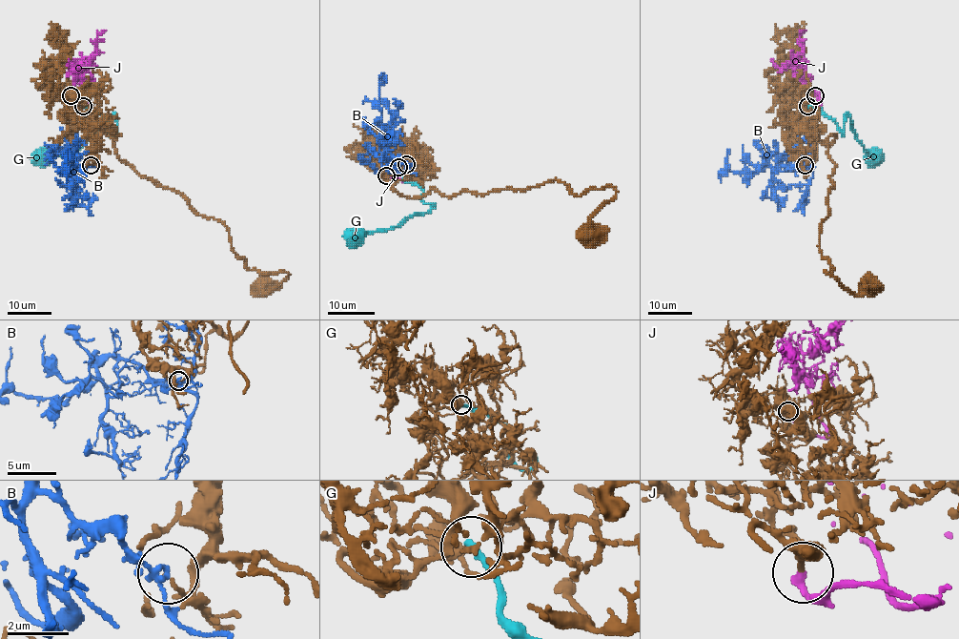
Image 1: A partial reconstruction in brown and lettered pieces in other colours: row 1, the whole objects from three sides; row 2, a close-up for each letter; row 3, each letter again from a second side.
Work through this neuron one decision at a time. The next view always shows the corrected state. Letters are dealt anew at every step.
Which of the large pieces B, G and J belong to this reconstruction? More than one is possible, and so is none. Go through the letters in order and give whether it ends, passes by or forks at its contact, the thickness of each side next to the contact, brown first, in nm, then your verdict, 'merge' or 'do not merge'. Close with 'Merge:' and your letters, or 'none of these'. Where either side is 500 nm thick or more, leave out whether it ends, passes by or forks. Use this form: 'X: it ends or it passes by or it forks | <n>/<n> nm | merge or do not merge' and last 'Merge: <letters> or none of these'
B: it forks | 110/140 nm | do not merge
G: it ends | 120/280 nm | do not merge
J: it ends | 170/260 nm | merge
Merge: J

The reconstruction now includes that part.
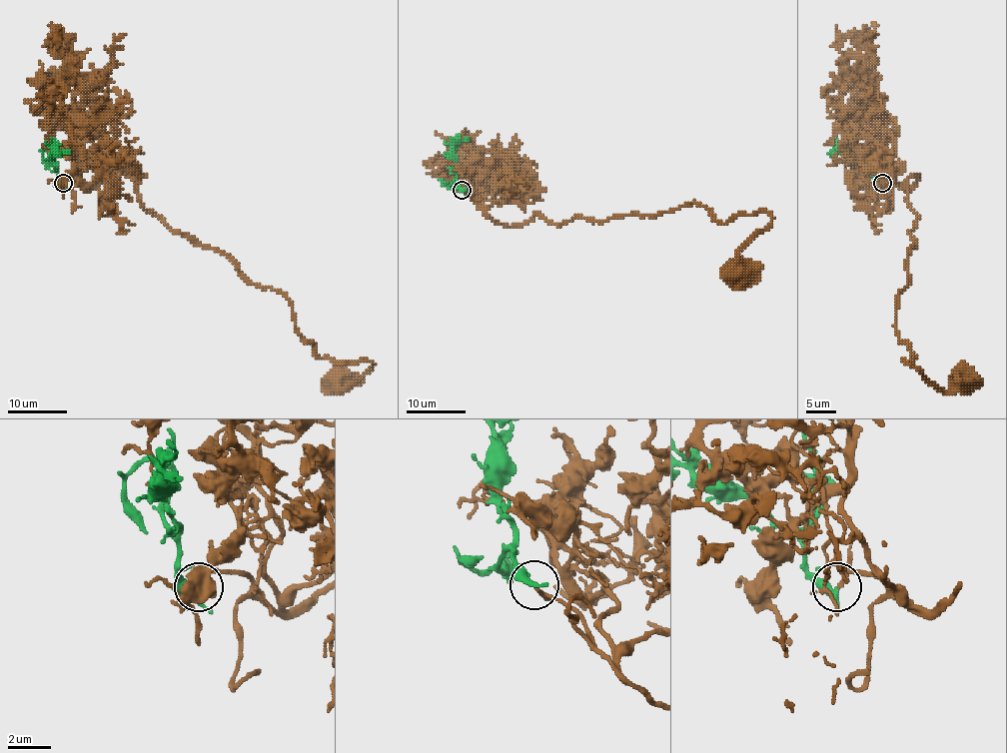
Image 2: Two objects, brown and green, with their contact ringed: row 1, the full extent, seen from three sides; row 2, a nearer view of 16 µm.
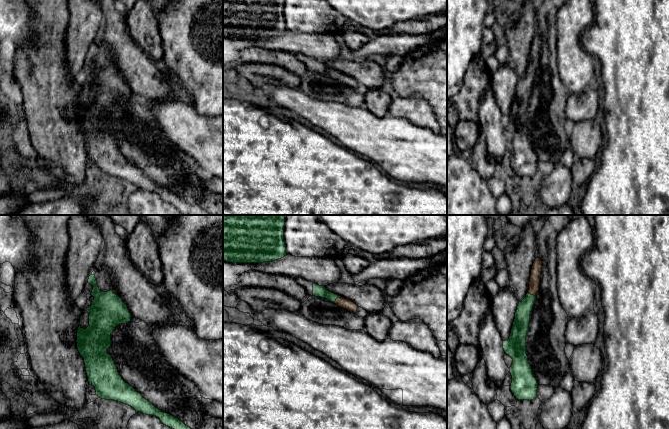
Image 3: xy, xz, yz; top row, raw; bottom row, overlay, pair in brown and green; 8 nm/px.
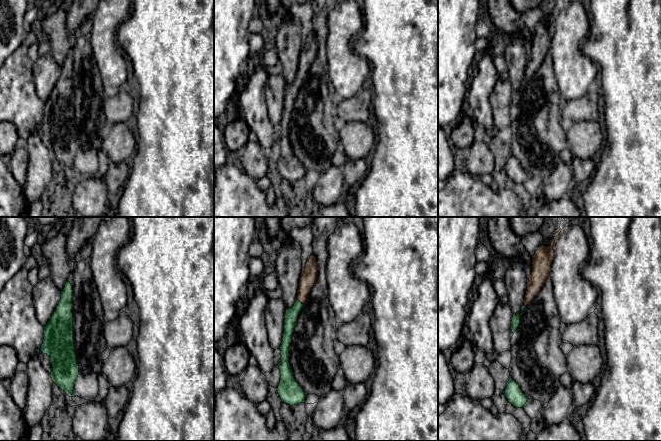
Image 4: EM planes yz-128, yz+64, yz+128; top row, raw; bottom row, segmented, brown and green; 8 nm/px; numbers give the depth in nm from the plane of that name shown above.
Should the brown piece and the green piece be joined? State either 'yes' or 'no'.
yes

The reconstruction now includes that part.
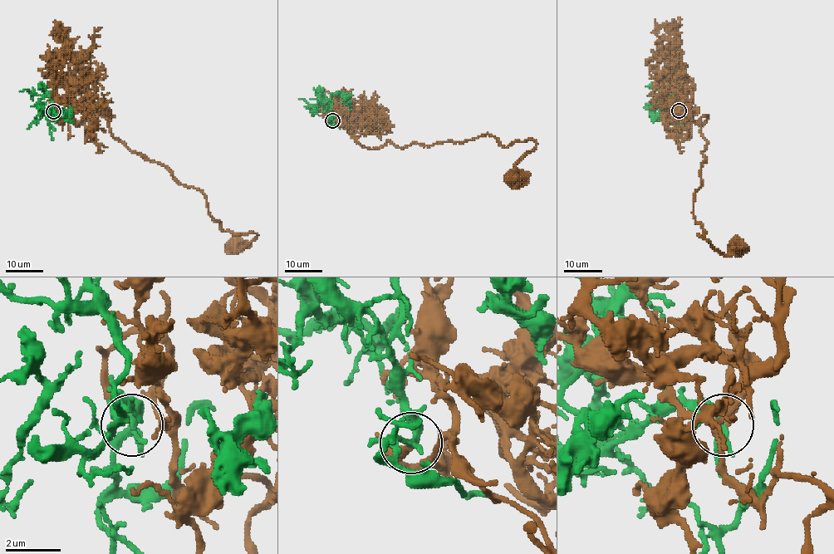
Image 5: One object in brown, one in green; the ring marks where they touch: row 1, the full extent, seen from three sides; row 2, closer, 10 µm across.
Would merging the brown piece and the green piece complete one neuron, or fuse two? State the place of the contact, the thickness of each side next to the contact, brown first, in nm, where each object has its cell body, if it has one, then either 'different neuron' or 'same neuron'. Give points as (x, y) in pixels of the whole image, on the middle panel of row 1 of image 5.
place (332, 120); calibres 200 and 280 nm; soma brown (513, 177); soma green none; same neuron

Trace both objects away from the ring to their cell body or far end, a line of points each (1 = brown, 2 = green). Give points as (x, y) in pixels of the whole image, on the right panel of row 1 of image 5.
1: (679, 110), (682, 98), (683, 120), (708, 117), (699, 235), (724, 255), (737, 245)
2: (679, 110), (672, 108), (668, 111), (656, 113), (654, 108), (659, 104), (661, 111), (668, 118), (666, 129)

